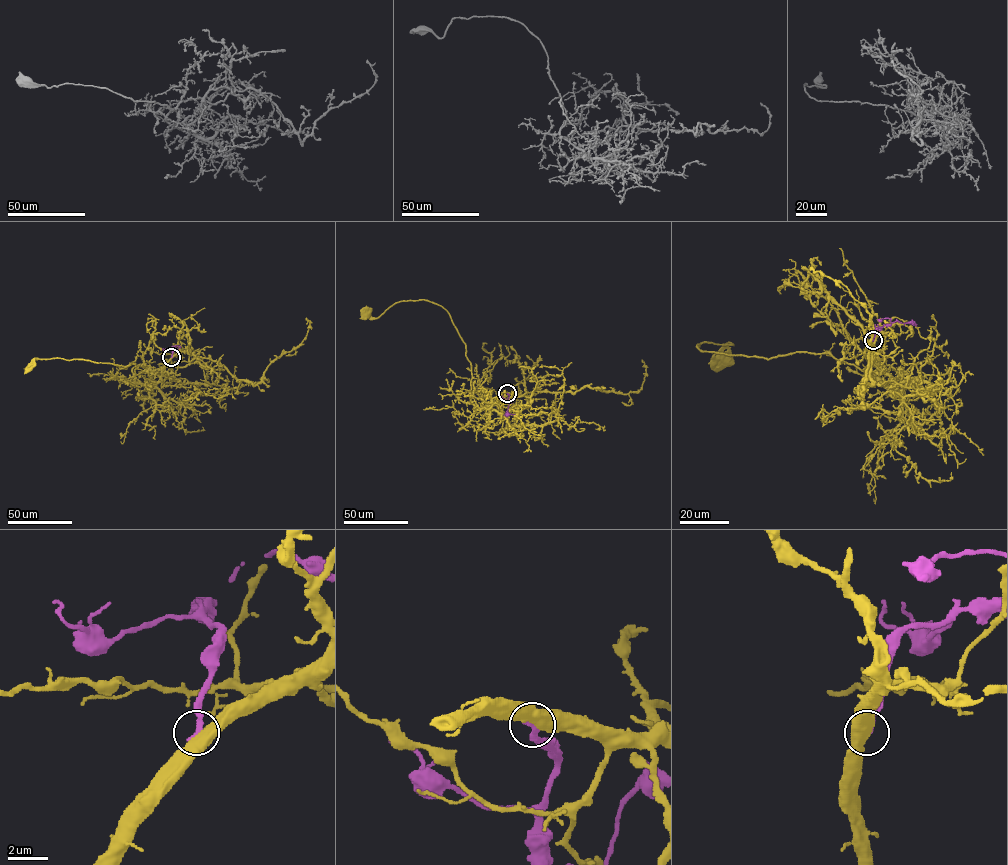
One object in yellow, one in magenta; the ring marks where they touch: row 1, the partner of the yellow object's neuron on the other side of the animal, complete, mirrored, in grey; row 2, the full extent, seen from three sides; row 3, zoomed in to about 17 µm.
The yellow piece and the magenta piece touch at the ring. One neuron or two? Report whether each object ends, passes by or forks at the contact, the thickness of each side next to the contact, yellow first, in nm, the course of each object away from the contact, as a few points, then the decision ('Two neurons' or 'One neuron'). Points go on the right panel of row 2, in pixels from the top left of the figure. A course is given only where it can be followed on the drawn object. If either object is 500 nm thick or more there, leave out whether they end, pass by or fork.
Thickness 550 nm (yellow) against 280 nm. Course of yellow: (872, 340), (884, 362), (872, 375), (830, 354), (697, 346), (730, 342), (726, 359). Course of magenta: (873, 340), (878, 327), (896, 321), (912, 324). Two neurons

